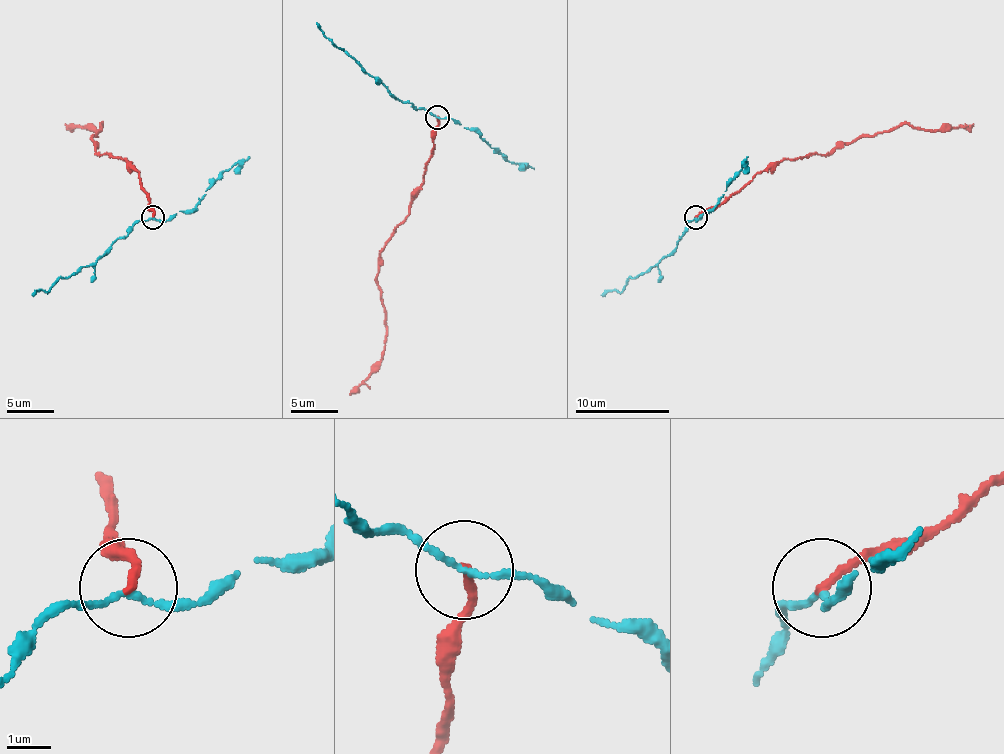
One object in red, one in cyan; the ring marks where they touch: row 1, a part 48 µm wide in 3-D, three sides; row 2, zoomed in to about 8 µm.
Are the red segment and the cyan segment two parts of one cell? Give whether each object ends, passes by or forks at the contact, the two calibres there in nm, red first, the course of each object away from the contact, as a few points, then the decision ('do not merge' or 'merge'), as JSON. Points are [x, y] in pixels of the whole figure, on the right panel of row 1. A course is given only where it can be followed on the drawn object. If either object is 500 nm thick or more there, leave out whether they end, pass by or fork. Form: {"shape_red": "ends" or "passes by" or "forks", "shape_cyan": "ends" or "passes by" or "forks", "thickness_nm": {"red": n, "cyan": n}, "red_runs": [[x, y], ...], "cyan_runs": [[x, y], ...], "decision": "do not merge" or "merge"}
{"shape_red": "ends", "shape_cyan": "passes by", "thickness_nm": {"red": 180, "cyan": 120}, "red_runs": [[695, 217], [714, 210], [756, 175], [785, 158], [832, 151], [905, 123], [941, 130], [969, 128], [974, 123]], "cyan_runs": [[695, 217], [688, 220], [688, 229], [671, 253], [657, 265], [631, 276], [622, 291], [605, 291], [600, 295]], "decision": "do not merge"}

